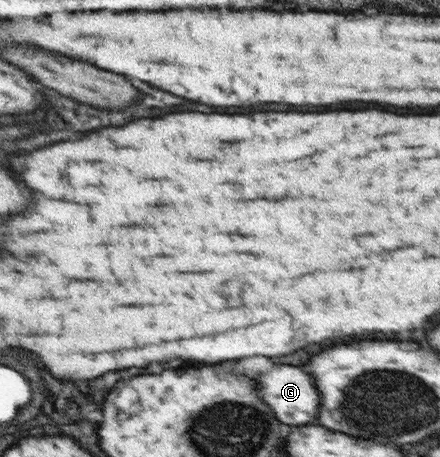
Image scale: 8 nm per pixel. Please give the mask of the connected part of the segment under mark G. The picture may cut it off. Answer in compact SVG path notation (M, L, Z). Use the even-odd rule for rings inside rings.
M274 365L272 371L258 375L258 383L262 383L262 399L274 407L274 415L282 419L286 425L306 425L306 423L316 423L318 407L320 407L320 393L316 391L314 379L310 373L290 367L290 365Z

